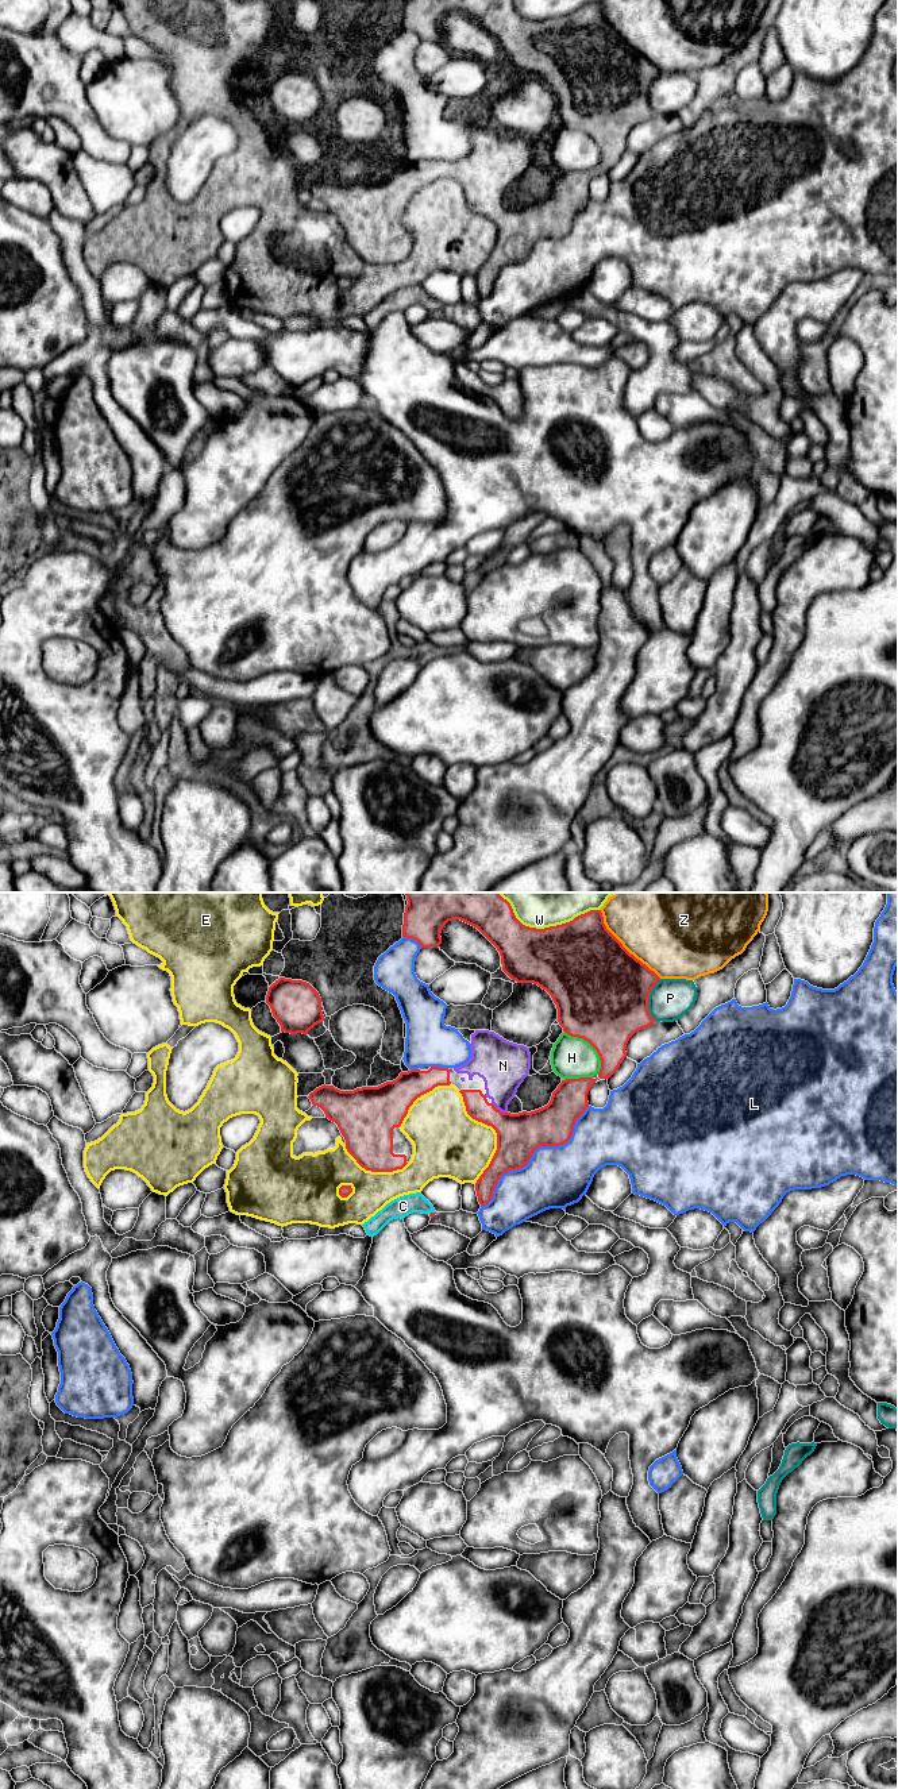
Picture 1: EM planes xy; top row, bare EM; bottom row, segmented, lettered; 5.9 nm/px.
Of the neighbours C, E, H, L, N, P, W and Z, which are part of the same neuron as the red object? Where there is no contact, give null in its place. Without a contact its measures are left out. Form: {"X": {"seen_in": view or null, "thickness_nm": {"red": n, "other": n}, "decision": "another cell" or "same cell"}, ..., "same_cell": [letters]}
{"C": {"seen_in": "xy", "thickness_nm": {"red": 30, "other": 120}, "decision": "same cell"}, "E": {"seen_in": "xy", "thickness_nm": {"red": 260, "other": 380}, "decision": "another cell"}, "H": {"seen_in": "xy", "thickness_nm": {"red": 480, "other": 260}, "decision": "another cell"}, "L": {"seen_in": "xy", "thickness_nm": {"red": 260, "other": 360}, "decision": "another cell"}, "N": {"seen_in": "xy", "thickness_nm": {"red": 260, "other": 280}, "decision": "same cell"}, "P": {"seen_in": "xy", "thickness_nm": {"red": 500, "other": 240}, "decision": "another cell"}, "W": {"seen_in": "xy", "thickness_nm": {"red": 460, "other": 400}, "decision": "another cell"}, "Z": {"seen_in": "xy", "thickness_nm": {"red": 500, "other": 500}, "decision": "another cell"}, "same_cell": ["C", "N"]}

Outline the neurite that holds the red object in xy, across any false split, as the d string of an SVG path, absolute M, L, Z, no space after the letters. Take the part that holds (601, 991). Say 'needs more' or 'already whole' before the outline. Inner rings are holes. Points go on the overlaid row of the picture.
already whole | M405 892L408 905L404 913L402 937L417 941L421 948L439 946L442 929L452 919L460 919L477 928L500 952L502 971L517 983L533 983L546 990L558 1009L558 1022L571 1037L583 1038L601 1060L600 1079L609 1079L627 1057L627 1044L639 1030L651 1026L655 1019L648 1010L648 998L660 980L645 964L631 955L606 929L601 910L590 910L573 921L536 929L523 925L510 903L498 892Z

